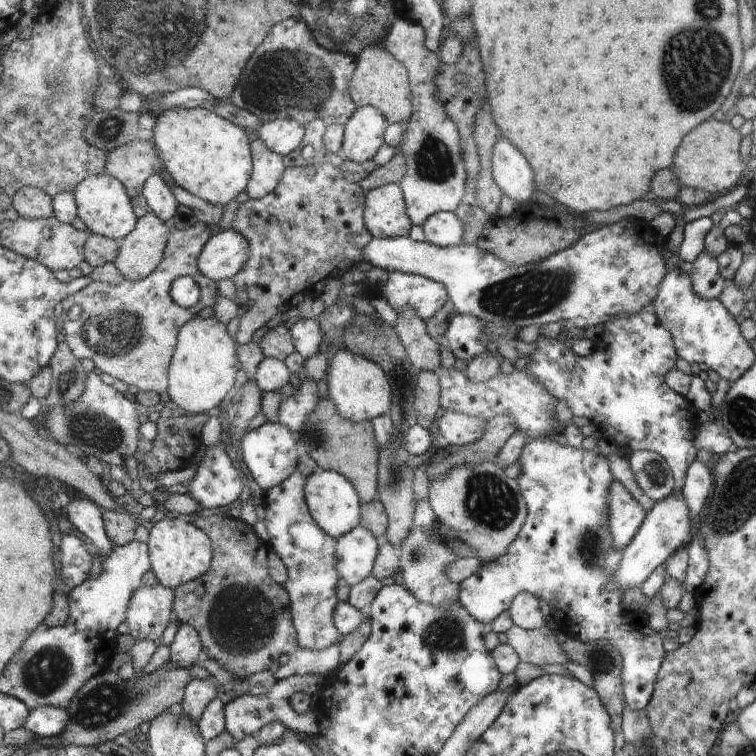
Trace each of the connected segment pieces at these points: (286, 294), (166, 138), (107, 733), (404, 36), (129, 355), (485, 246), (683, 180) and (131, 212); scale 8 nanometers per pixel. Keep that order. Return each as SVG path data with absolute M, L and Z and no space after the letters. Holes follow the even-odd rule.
M330 162L318 166L288 167L274 192L239 204L233 229L248 242L248 260L244 262L243 270L233 279L237 293L235 303L242 315L236 341L240 344L250 342L254 332L265 326L272 316L282 312L284 306L298 306L308 294L322 289L322 284L328 278L340 276L364 261L363 250L373 235L364 226L362 212L362 187L358 183L348 182Z
M174 108L157 115L156 144L175 182L200 198L228 206L246 189L254 162L250 162L250 140L235 122L205 108Z
M175 665L160 667L152 674L136 673L128 680L114 671L99 673L76 695L69 708L72 722L68 724L68 730L52 742L96 747L108 740L116 740L122 734L134 737L144 722L152 722L176 704L183 705L193 679L192 670Z
M400 17L383 45L398 62L407 67L412 94L415 95L416 110L411 120L404 124L404 140L399 148L407 159L407 173L398 185L403 189L403 199L407 202L412 226L422 226L432 214L440 211L454 213L462 204L467 190L467 167L464 166L460 133L456 130L455 122L448 118L450 114L444 110L444 104L438 98L434 78L440 68L440 60L435 52L426 50L424 46L424 27Z
M199 221L198 224L188 230L180 230L173 226L164 262L160 264L154 273L150 274L150 277L144 280L126 279L120 284L94 281L84 290L68 296L62 302L60 318L62 331L65 333L66 341L70 343L72 350L74 350L74 354L80 360L92 360L97 367L96 371L98 373L106 372L115 379L122 380L128 385L134 384L134 386L138 386L138 388L146 390L146 392L159 392L160 394L169 392L169 373L175 360L176 351L179 348L180 331L187 325L187 322L198 317L198 314L206 306L212 308L220 300L220 284L206 276L199 265L204 248L214 236L212 228L204 221ZM186 276L193 276L202 288L202 300L194 308L180 306L172 296L174 282ZM76 304L83 308L83 313L77 320L72 318L72 308Z
M540 203L518 205L517 209L509 216L493 215L484 225L482 236L475 245L486 252L495 254L503 259L508 266L524 266L532 262L540 262L555 254L558 250L564 250L572 246L578 238L582 237L582 229L589 225L592 219L590 215L580 215L569 207L548 207Z
M710 119L692 129L675 155L674 172L680 188L704 190L713 196L722 195L724 190L732 190L744 176L744 162L740 156L740 132L730 123Z
M108 174L88 177L82 185L76 188L75 196L79 206L79 216L86 221L92 233L121 241L130 236L139 224L140 218L136 214L133 198L127 186L119 178Z

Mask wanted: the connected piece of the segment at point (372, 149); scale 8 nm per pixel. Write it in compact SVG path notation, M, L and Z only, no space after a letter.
M374 106L355 108L354 116L344 126L341 150L337 153L346 161L371 161L385 143L386 119Z

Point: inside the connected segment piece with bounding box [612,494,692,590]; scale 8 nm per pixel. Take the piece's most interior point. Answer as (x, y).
(666, 525)

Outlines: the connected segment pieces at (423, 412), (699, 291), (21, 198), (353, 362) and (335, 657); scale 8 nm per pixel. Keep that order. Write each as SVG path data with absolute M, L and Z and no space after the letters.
M418 371L416 379L416 392L414 392L414 408L418 422L426 429L436 418L436 412L440 408L438 404L440 386L438 386L438 374L436 371Z
M703 250L693 261L689 277L694 285L696 296L706 300L718 299L726 286L717 258L712 258L706 250Z
M25 187L14 196L15 210L26 218L48 219L55 216L55 199L40 187Z
M346 348L338 349L327 372L328 397L335 402L338 412L352 422L372 421L389 414L392 406L391 387L382 367L368 358Z
M328 646L324 650L308 650L299 648L289 656L284 666L279 666L274 678L285 679L292 675L317 674L326 676L330 670L338 668L340 660L340 646Z

